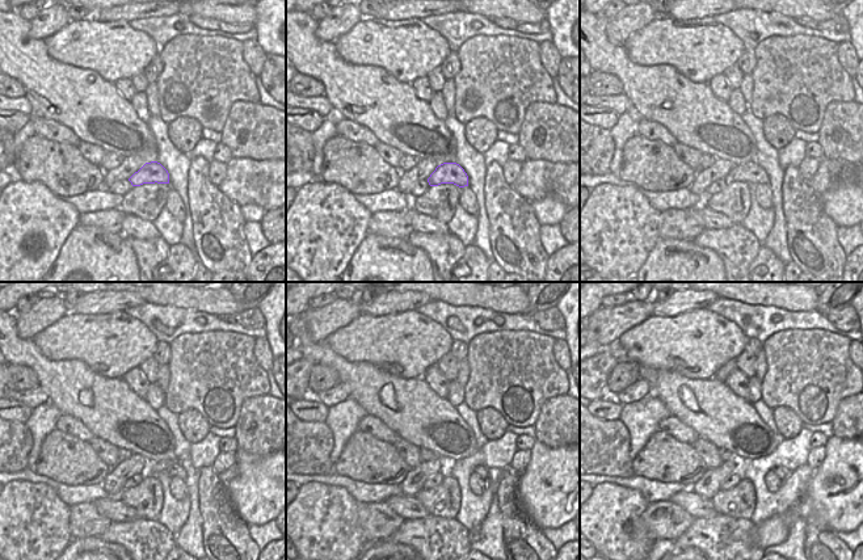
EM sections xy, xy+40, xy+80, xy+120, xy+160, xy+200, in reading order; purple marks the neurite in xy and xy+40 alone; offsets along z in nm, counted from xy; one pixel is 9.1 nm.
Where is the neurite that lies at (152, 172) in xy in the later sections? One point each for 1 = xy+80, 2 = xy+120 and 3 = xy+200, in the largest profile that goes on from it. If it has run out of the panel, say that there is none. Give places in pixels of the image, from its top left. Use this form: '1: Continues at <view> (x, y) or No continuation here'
1: Continues at xy+80 (749, 172)
2: Continues at xy+120 (172, 467)
3: Continues at xy+200 (782, 472)

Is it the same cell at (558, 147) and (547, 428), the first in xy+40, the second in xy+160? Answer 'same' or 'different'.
same

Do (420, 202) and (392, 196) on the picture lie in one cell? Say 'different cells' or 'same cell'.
different cells

